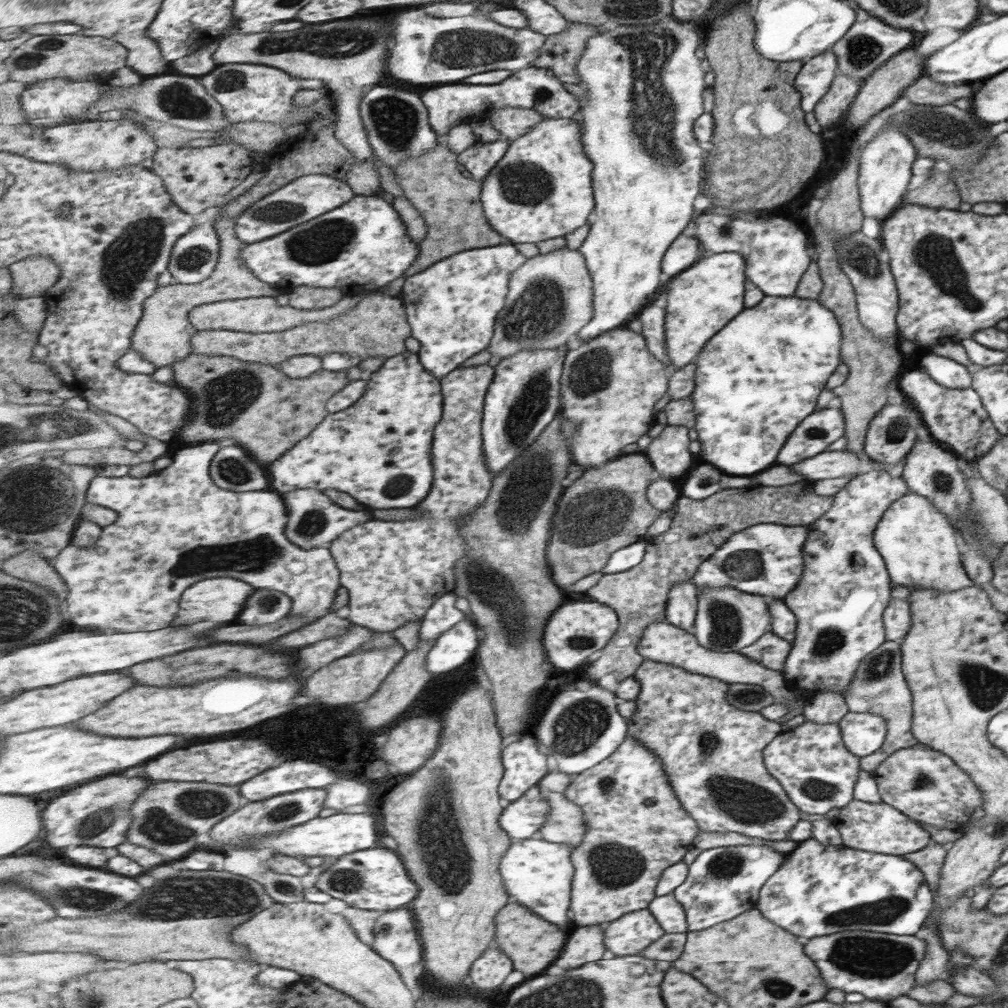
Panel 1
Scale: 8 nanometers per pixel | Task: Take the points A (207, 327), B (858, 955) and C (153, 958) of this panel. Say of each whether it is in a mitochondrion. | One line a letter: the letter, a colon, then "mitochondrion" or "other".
A: other
B: mitochondrion
C: other

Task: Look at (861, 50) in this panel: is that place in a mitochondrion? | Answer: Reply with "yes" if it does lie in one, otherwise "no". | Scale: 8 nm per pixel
yes

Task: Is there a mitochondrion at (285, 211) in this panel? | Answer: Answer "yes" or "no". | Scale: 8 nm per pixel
yes

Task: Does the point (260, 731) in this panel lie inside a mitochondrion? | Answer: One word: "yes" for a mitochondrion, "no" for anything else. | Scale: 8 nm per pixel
no

